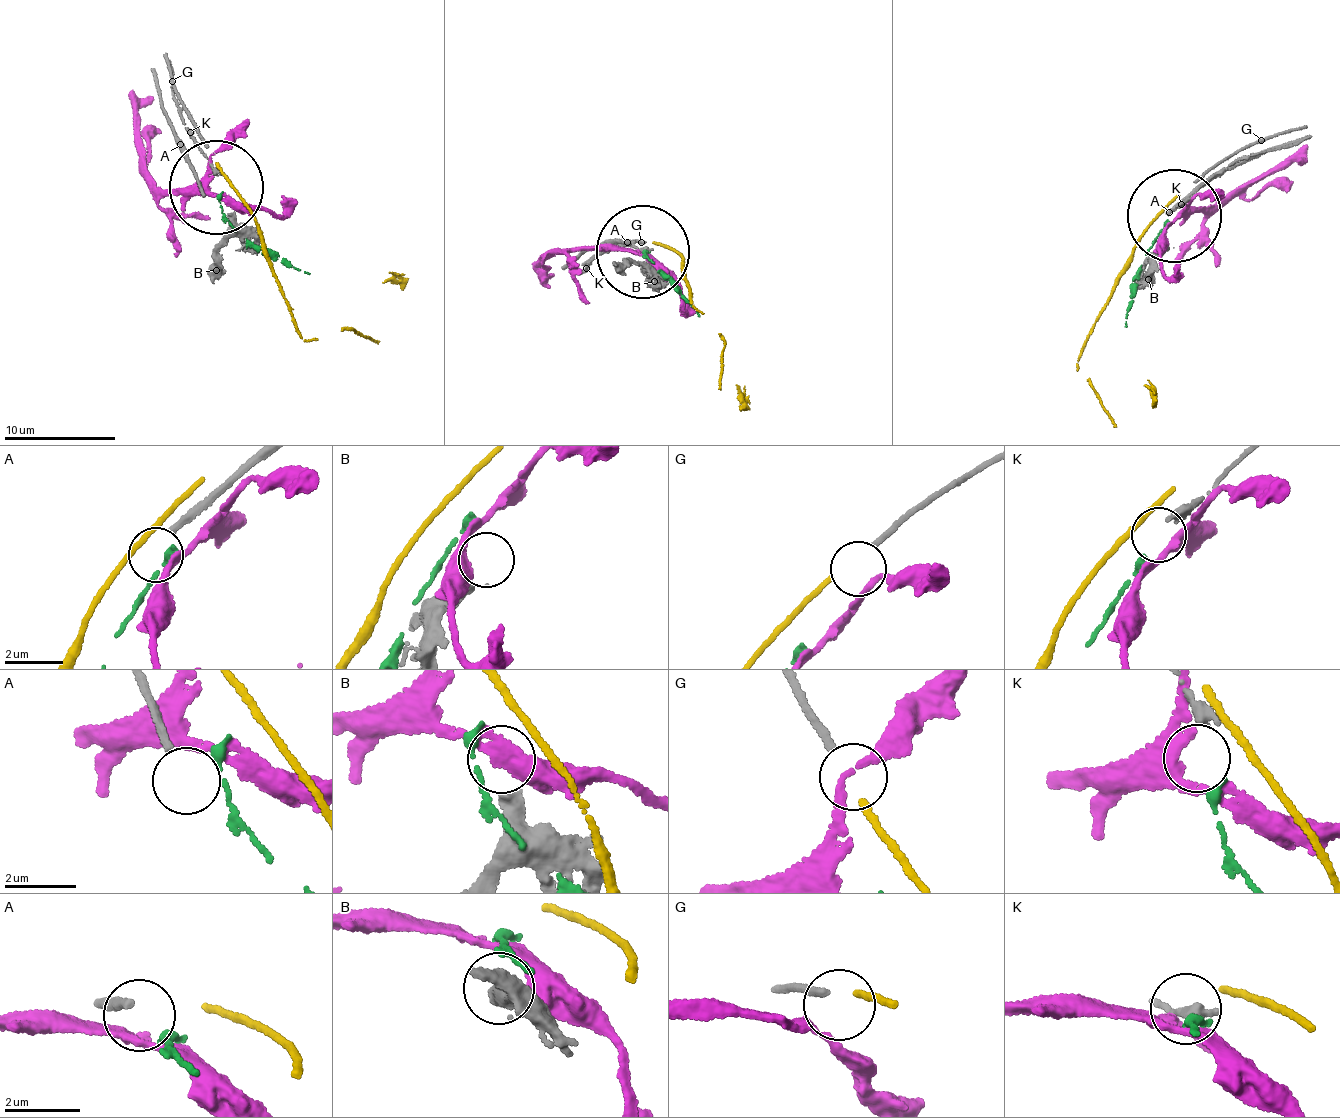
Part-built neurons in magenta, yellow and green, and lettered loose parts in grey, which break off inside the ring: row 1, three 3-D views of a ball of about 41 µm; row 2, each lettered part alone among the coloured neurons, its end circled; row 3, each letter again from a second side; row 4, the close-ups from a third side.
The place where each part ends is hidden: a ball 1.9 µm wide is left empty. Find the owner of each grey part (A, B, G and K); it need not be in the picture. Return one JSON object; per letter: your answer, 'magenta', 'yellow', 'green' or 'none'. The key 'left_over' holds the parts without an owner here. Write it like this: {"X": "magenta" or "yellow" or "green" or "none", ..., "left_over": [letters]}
{"A": "none", "B": "none", "G": "yellow", "K": "green", "left_over": ["A", "B"]}

